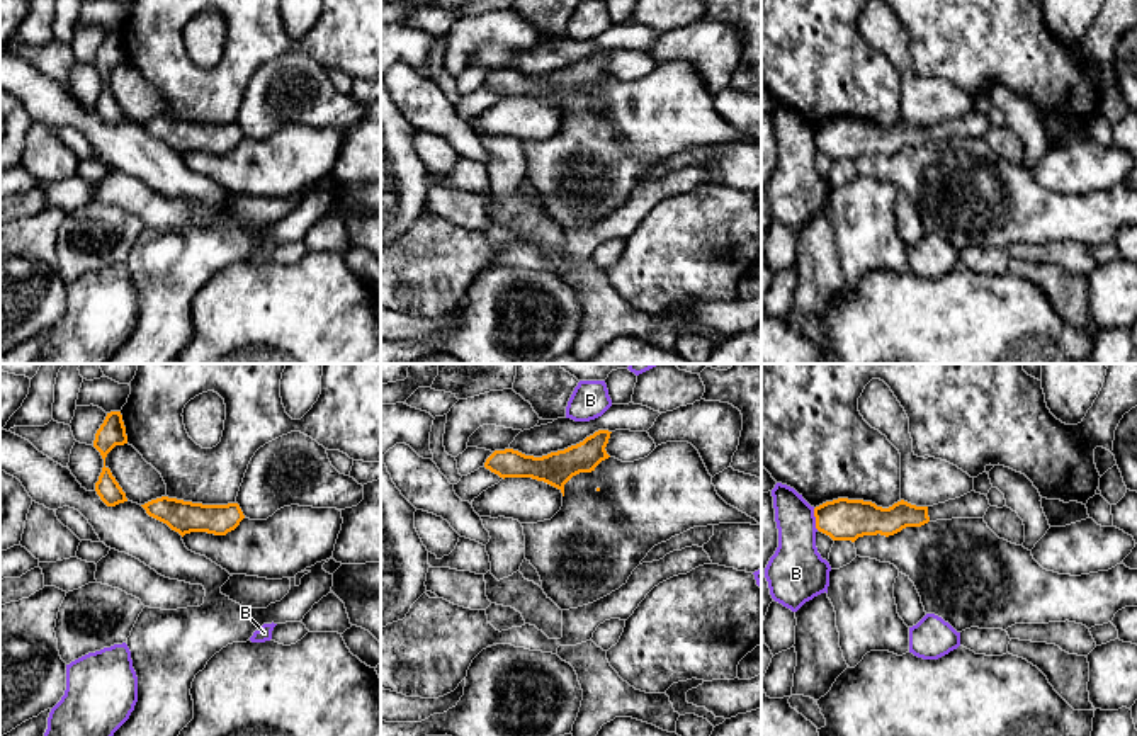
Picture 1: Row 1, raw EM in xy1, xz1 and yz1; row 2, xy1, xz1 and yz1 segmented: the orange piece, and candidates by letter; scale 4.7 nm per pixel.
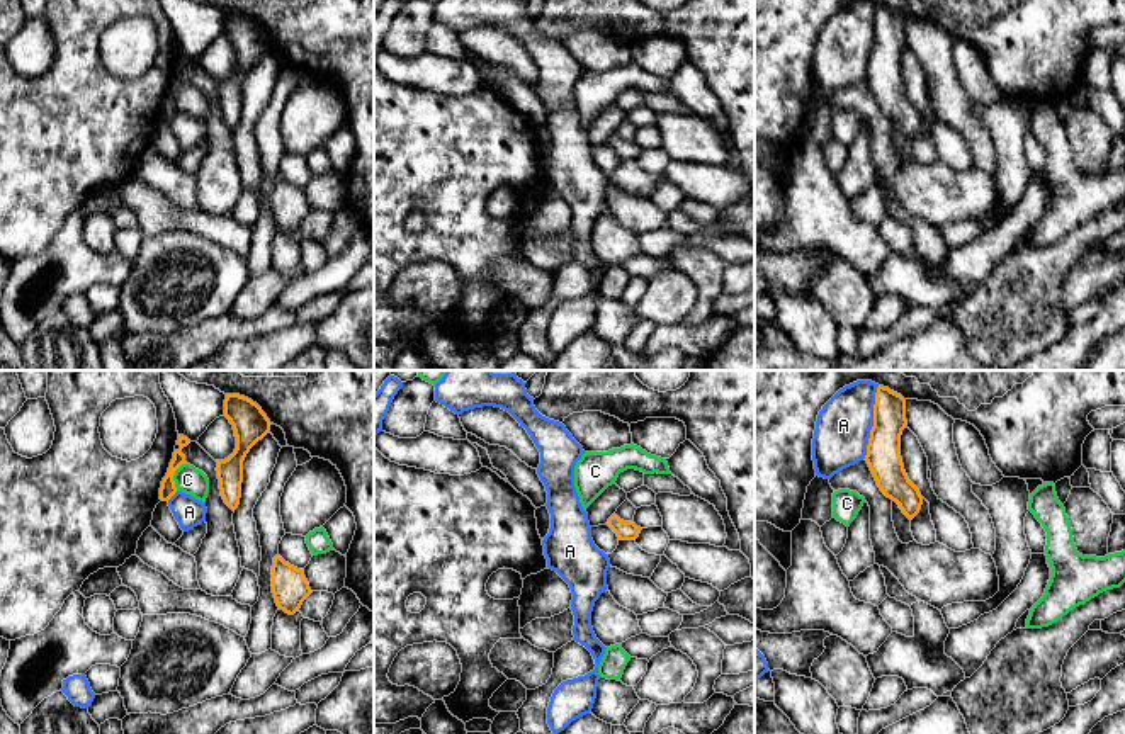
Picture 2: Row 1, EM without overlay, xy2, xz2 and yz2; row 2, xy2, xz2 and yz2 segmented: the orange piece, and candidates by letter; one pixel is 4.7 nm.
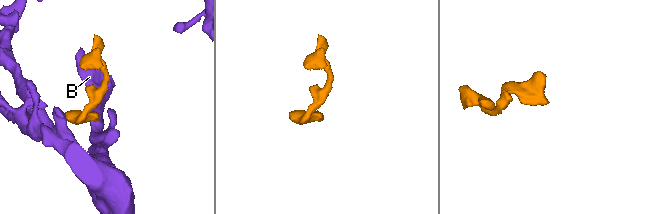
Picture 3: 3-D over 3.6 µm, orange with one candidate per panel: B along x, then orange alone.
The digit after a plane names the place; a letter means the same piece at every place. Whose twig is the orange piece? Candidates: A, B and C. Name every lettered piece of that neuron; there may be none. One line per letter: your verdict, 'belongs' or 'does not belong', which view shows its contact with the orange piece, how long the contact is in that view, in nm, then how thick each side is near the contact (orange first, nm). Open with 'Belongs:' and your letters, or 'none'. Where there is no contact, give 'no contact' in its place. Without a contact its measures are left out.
Belongs: none
A: does not belong; meets orange in yz2; contact 360 nm long; 160 nm thick on the orange side, 260 nm on the other
B: does not belong; meets orange in yz1; contact 110 nm long; 200 nm thick on the orange side, 240 nm on the other
C: does not belong; meets orange in xy2; contact 140 nm long; 70 nm thick on the orange side, 130 nm on the other

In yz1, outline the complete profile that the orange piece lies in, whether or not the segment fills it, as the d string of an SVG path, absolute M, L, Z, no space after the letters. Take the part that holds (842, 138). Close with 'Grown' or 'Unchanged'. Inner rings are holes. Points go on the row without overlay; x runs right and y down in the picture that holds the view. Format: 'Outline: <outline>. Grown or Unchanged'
Outline: M974 109L960 117L933 126L916 126L904 119L889 127L872 121L838 117L814 127L816 148L833 160L855 161L863 155L894 155L906 146L952 138L982 138L989 127L986 114Z. Grown

